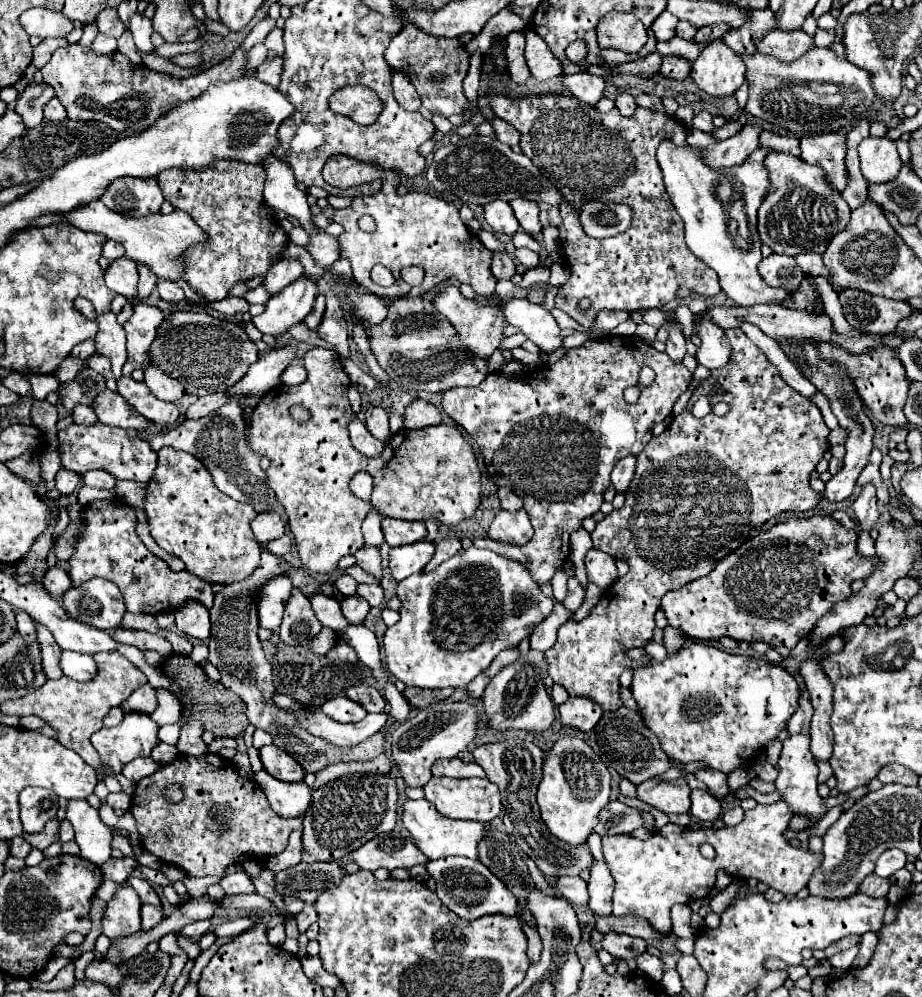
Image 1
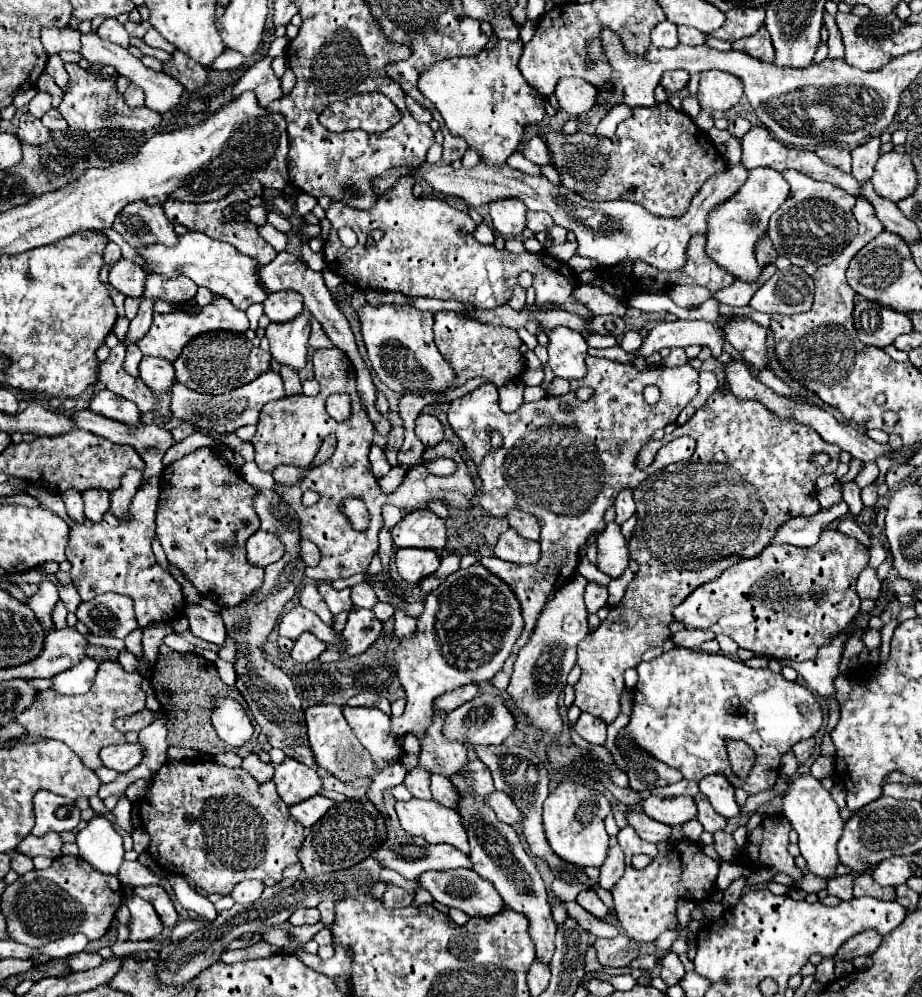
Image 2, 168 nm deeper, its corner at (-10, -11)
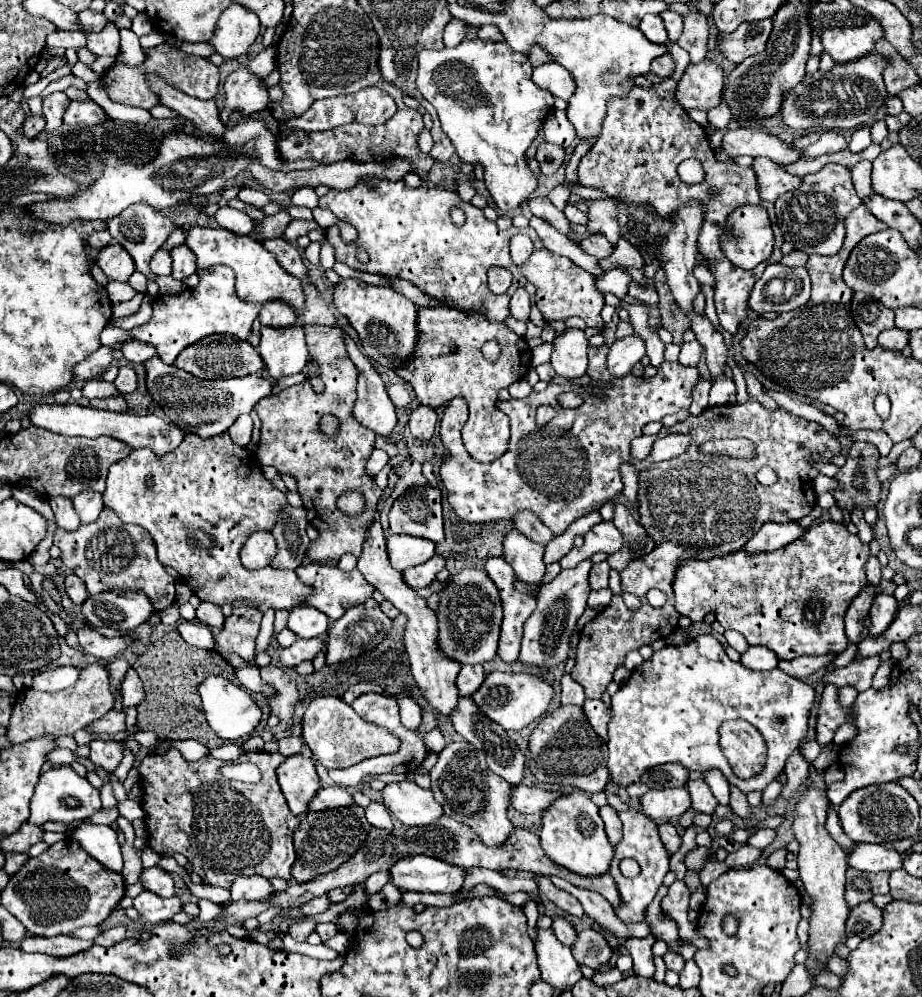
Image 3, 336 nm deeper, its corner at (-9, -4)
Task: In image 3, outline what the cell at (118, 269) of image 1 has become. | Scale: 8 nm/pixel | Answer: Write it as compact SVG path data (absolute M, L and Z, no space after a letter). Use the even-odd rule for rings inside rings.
M111 242L105 248L101 248L95 260L109 280L127 282L129 276L135 272L133 258L129 258L129 252L123 250L123 246L119 246L117 242Z

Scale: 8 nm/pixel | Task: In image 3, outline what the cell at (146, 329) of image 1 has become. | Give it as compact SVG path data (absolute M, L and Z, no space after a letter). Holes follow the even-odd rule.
M213 266L213 270L197 270L199 284L179 294L157 296L153 302L153 318L143 326L133 328L129 334L135 340L155 346L159 358L165 364L173 364L179 352L197 340L211 334L231 334L247 340L253 320L257 318L261 304L245 302L235 294L235 274L229 266Z

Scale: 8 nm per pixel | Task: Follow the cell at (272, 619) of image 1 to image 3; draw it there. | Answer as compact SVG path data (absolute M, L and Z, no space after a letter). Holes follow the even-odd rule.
M297 606L289 614L287 628L299 638L317 638L327 632L329 618L311 606Z

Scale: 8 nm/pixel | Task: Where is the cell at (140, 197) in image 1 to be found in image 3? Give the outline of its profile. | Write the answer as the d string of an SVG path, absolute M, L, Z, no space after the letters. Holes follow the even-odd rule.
M133 204L133 206L129 206L127 210L123 210L117 218L109 220L109 222L107 222L107 230L109 230L111 236L131 254L131 258L135 260L135 268L137 268L139 272L143 272L143 274L149 278L149 281L157 283L160 295L164 295L164 293L178 294L187 288L184 286L183 289L183 283L172 279L172 276L155 276L155 274L149 270L149 262L151 262L153 254L163 246L163 242L167 240L167 236L175 230L173 222L171 222L165 214L153 210L151 206L145 206L145 204Z

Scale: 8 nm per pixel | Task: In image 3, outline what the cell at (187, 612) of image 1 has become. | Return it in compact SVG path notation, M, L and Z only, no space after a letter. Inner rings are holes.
M201 602L197 606L197 620L207 624L207 626L213 626L213 628L221 628L223 622L225 622L225 616L221 612L219 606L213 606L213 604L207 604L207 602Z

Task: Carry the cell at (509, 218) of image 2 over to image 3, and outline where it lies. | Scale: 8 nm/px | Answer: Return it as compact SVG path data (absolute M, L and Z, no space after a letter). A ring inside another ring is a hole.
M479 38L463 40L455 48L423 50L419 52L417 88L439 114L441 128L455 146L455 152L465 164L481 164L485 172L485 186L491 192L499 210L509 212L517 208L537 186L537 176L529 170L525 150L535 140L545 116L553 108L553 94L531 82L531 62L525 54L509 50L505 42L485 42Z

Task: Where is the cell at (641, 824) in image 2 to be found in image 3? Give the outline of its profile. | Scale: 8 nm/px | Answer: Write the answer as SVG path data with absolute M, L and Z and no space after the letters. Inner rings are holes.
M665 822L659 826L659 834L661 834L661 840L665 842L665 848L673 854L681 848L681 836L677 834L675 826L671 826L671 822Z

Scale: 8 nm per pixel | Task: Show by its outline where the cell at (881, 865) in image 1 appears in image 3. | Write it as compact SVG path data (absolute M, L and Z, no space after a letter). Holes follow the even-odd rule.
M859 842L853 844L851 852L847 854L847 864L855 870L865 870L865 872L891 872L901 868L901 854L885 844L869 844L869 842Z

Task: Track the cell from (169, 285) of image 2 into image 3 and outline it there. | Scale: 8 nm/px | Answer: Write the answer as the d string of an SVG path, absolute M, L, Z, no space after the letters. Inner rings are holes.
M177 246L171 250L171 258L173 258L173 278L183 280L191 274L197 272L197 264L195 264L195 254L185 246Z

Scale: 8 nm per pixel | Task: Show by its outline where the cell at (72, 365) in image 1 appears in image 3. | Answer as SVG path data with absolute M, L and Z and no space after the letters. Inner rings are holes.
M123 366L123 368L119 368L119 376L115 378L113 386L121 394L129 394L129 392L133 392L137 388L137 374L129 366Z

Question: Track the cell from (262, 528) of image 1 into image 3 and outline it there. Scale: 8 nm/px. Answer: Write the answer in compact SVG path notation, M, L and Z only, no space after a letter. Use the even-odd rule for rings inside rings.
M253 534L241 548L241 562L247 570L259 570L269 566L277 548L271 534Z

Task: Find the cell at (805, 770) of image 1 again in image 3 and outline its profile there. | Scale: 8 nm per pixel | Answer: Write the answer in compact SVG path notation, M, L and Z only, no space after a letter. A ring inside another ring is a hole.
M809 788L797 808L795 808L795 820L793 820L793 832L795 838L799 840L799 878L803 880L805 892L809 894L809 908L811 908L811 918L809 918L809 940L807 940L807 960L805 968L815 980L819 972L825 970L829 958L835 954L835 948L839 944L845 944L845 922L849 916L849 906L845 902L845 870L847 870L847 858L843 848L829 836L825 830L825 820L827 820L827 808L829 800L825 792L819 788Z

